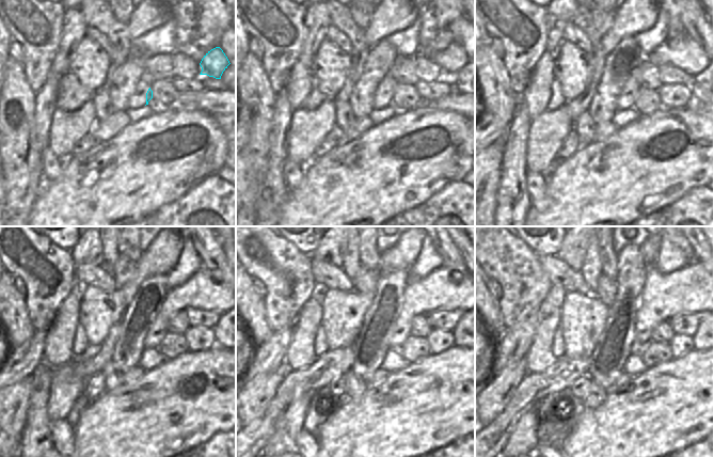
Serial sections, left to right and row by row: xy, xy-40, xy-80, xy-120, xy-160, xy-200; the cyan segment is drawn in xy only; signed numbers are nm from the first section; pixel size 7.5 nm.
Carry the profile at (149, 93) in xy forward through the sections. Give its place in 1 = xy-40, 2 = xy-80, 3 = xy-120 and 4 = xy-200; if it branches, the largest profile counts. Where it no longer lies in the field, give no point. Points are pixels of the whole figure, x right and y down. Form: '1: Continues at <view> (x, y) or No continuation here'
1: Continues at xy-40 (389, 97)
2: Continues at xy-80 (631, 93)
3: Continues at xy-120 (201, 290)
4: Continues at xy-200 (691, 289)

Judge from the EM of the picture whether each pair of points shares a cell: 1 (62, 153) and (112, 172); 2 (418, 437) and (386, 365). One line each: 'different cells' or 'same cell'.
1: different cells
2: different cells

